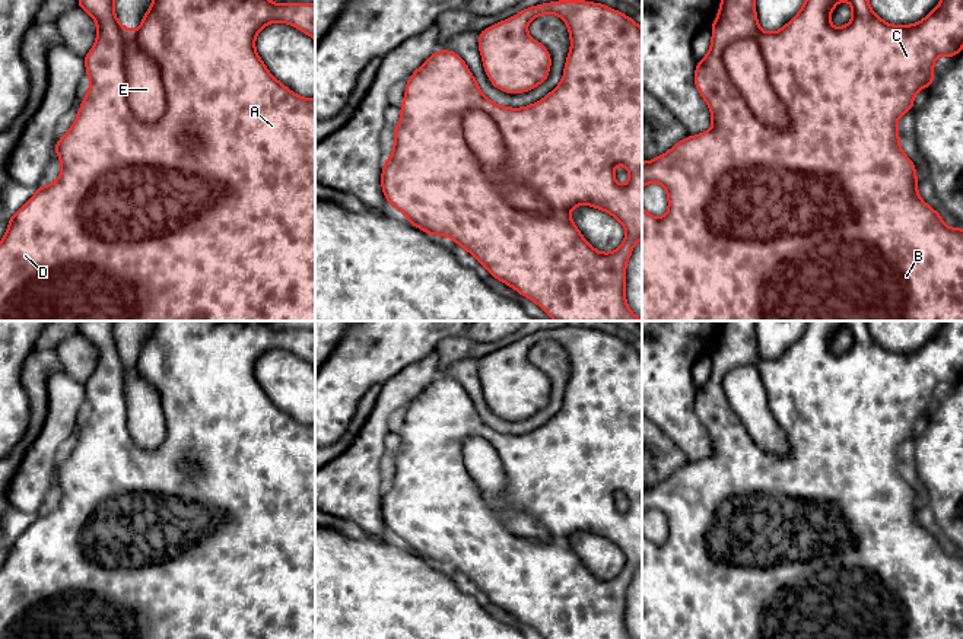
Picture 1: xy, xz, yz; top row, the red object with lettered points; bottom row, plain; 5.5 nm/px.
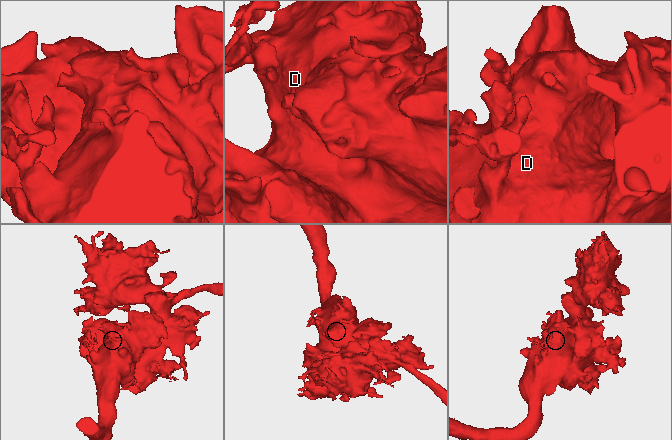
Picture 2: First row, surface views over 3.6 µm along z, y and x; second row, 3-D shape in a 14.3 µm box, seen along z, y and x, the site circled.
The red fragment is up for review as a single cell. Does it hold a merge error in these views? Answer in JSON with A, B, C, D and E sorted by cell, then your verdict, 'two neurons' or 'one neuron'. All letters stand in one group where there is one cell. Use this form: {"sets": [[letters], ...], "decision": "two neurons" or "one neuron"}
{"sets": [["A", "B", "C", "D"], ["E"]], "decision": "two neurons"}

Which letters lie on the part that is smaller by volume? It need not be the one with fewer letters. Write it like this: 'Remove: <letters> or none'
Remove: E

